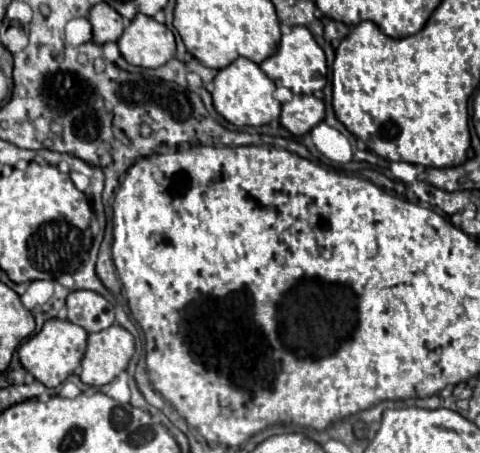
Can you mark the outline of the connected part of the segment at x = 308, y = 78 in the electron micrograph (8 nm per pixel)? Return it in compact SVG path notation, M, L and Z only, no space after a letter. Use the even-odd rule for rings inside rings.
M292 27L290 33L282 35L278 53L268 57L266 61L260 63L260 69L280 87L288 87L292 93L314 93L320 91L326 85L326 75L328 75L328 65L326 65L326 55L314 41L312 33L306 27Z

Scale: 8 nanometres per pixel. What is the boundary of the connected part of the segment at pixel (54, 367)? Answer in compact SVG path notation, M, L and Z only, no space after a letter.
M48 319L40 333L28 337L20 345L18 355L24 369L30 375L34 375L46 387L58 387L68 375L72 375L80 367L80 361L86 351L86 337L88 333L80 325L74 325L70 321L60 321L60 319Z

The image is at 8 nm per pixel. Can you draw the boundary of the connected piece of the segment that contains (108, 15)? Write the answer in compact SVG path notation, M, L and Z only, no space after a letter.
M98 3L90 9L88 21L92 23L94 43L104 45L108 41L118 41L124 31L124 17L116 13L108 3Z

